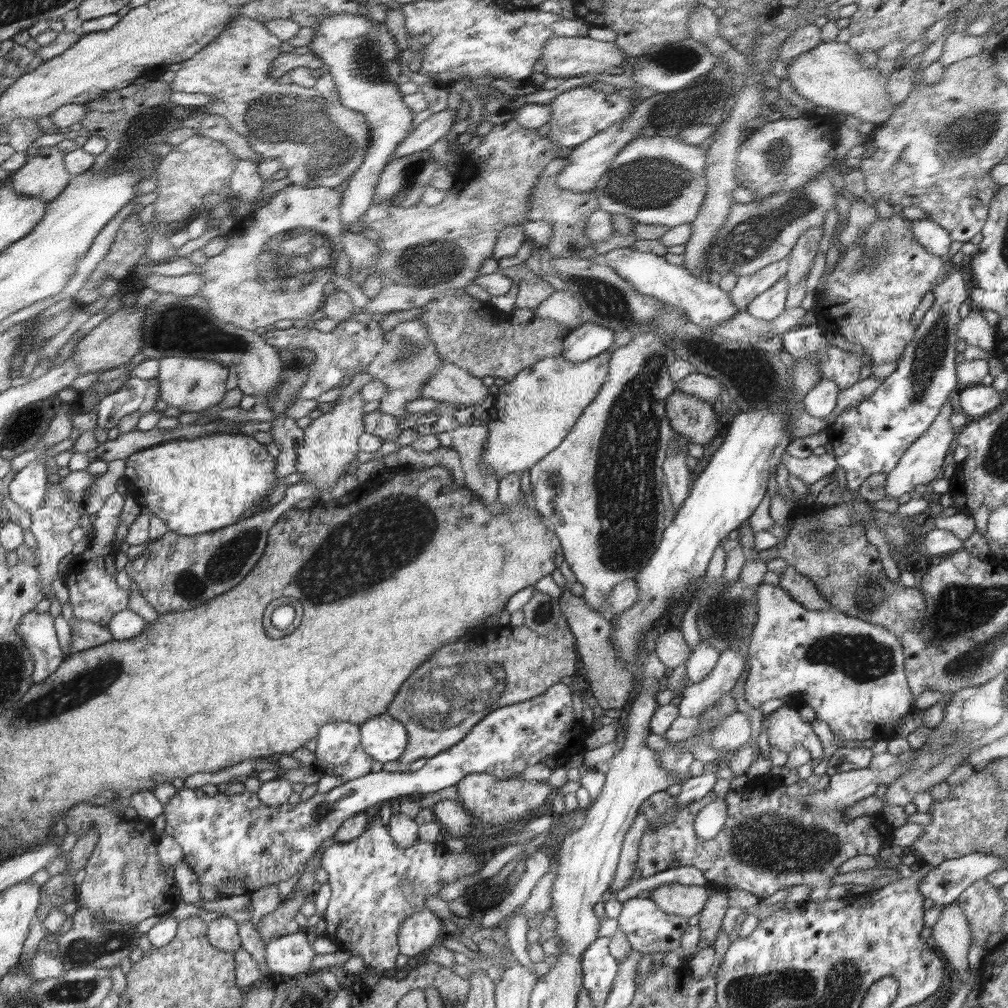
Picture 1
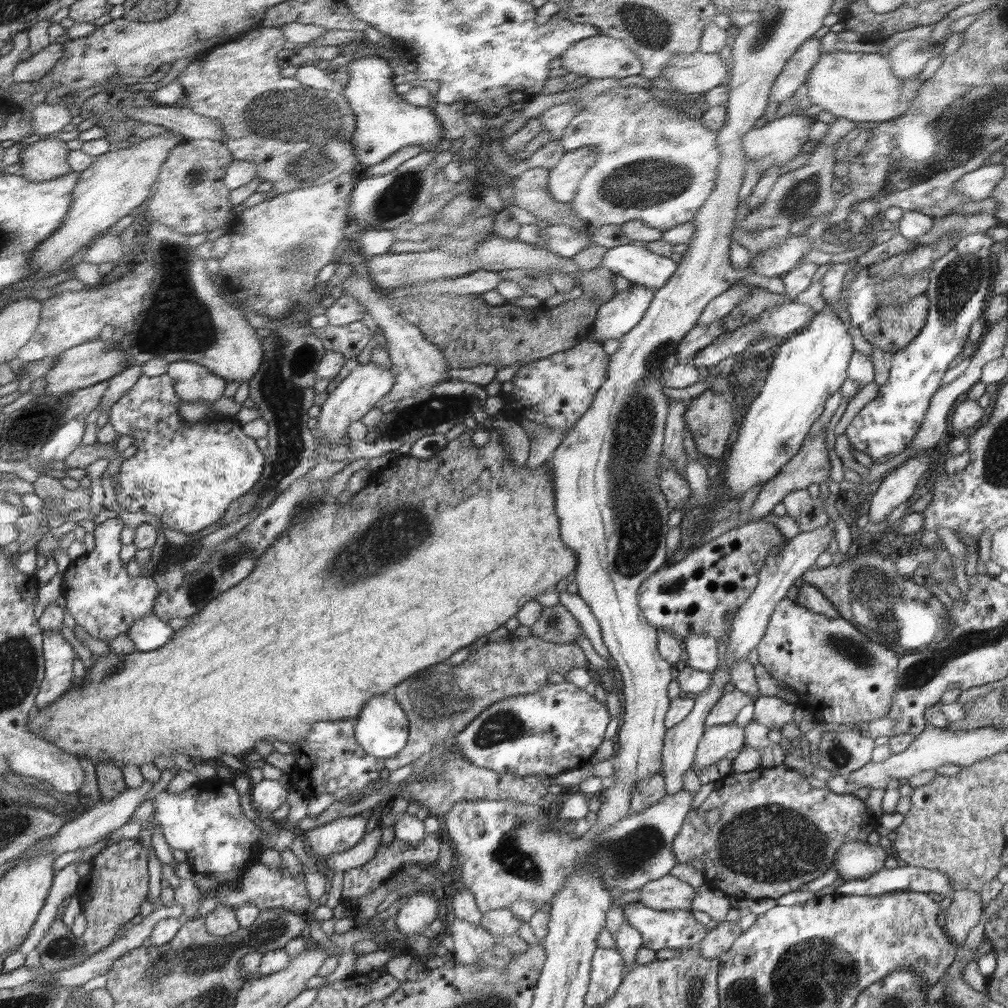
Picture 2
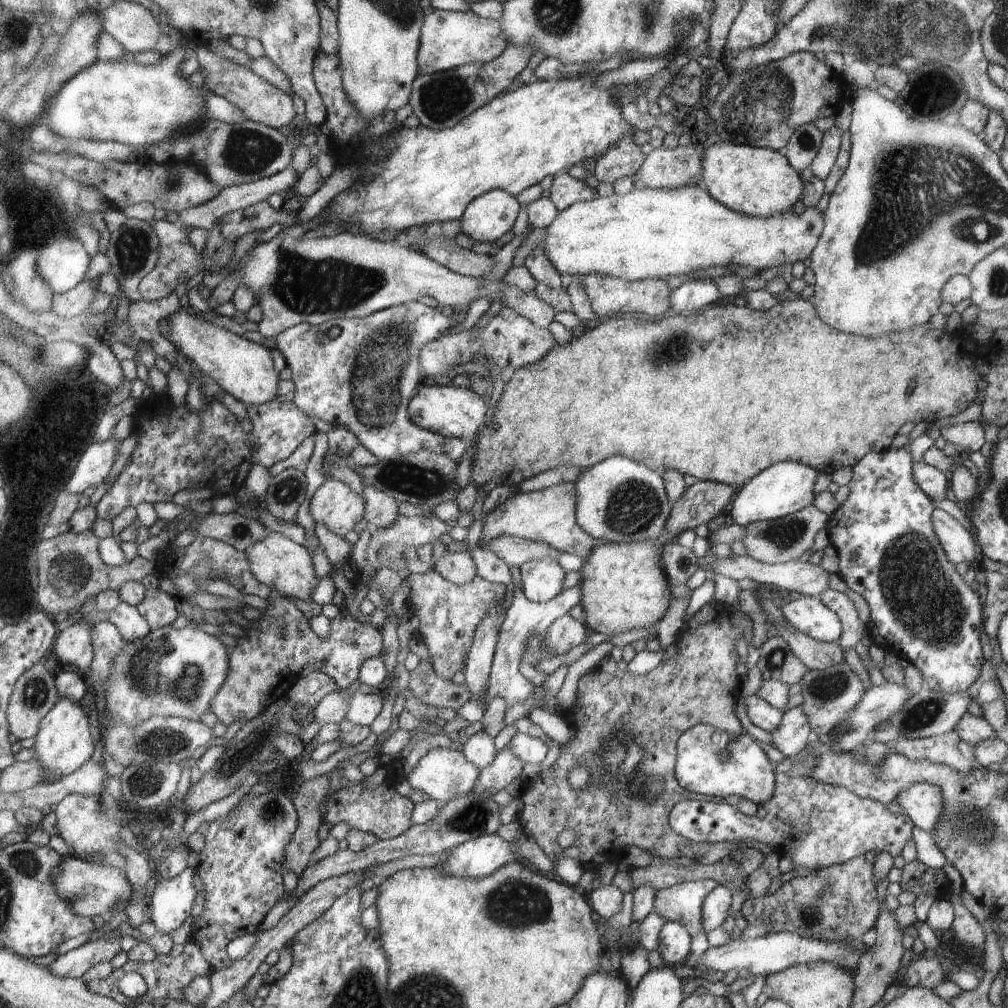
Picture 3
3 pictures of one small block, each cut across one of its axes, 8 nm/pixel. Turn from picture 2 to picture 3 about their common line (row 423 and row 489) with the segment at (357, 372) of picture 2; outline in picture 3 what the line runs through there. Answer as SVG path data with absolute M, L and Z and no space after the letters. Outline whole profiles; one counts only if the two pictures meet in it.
M337 479L325 480L316 490L309 505L314 522L345 538L365 516L365 497L356 494Z

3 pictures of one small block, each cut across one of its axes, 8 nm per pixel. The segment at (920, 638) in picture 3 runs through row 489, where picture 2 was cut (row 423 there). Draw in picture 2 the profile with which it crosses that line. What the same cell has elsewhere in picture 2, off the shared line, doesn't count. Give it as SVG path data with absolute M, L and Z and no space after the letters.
M987 232L970 234L931 268L929 289L925 292L929 297L925 328L908 347L890 354L889 378L881 392L858 412L845 430L850 446L868 454L873 462L886 462L910 446L929 410L930 399L942 386L941 379L948 366L963 354L972 324L983 321L996 272L995 255L990 251L994 243Z

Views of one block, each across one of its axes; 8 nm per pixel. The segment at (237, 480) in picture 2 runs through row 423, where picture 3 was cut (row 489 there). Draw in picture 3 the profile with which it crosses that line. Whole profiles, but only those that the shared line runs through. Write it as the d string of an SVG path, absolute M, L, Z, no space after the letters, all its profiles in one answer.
M162 396L141 400L136 404L132 417L135 424L133 433L137 437L137 444L129 458L129 463L125 465L120 476L112 484L112 488L96 504L94 510L98 514L97 518L112 520L124 508L135 507L140 502L154 504L155 502L174 501L177 493L186 488L192 488L192 490L208 488L212 490L213 497L236 494L244 486L255 464L266 468L274 466L276 462L288 458L308 436L316 431L308 415L294 406L292 402L275 400L272 404L266 404L266 432L246 432L241 422L216 397L206 398L206 400L208 400L208 406L200 414L192 412L186 404L174 408L168 400L167 405Z

